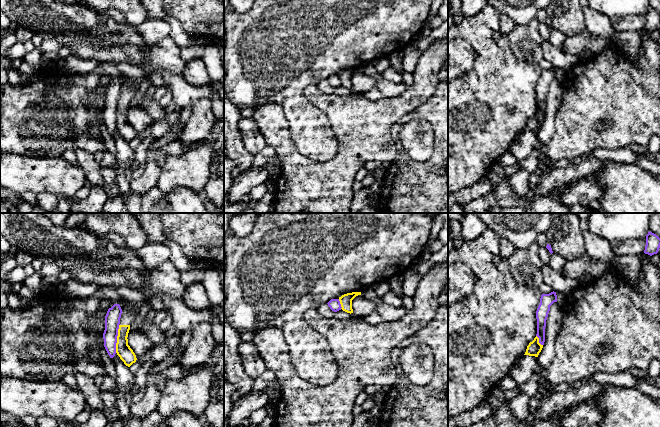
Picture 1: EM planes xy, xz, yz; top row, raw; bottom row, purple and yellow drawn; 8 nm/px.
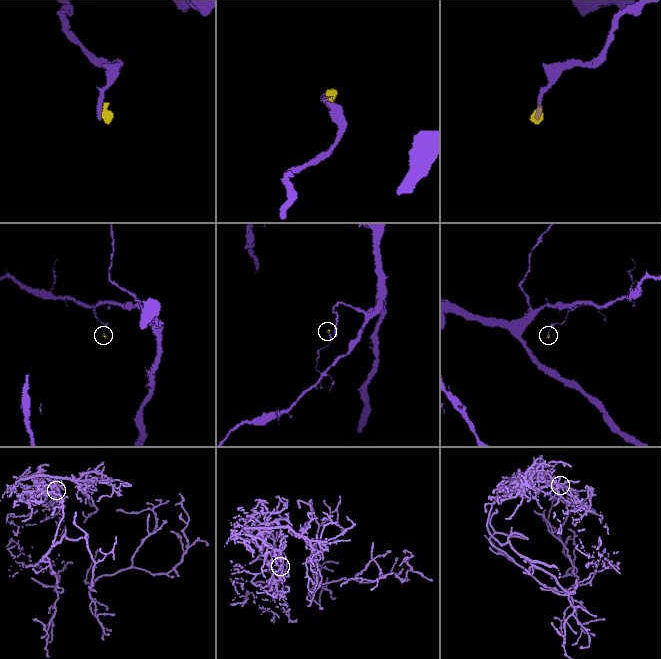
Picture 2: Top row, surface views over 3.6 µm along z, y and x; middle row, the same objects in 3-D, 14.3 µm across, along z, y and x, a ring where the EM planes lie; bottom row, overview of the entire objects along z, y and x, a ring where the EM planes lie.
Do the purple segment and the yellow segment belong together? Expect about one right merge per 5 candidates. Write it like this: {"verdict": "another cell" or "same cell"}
{"verdict": "another cell"}

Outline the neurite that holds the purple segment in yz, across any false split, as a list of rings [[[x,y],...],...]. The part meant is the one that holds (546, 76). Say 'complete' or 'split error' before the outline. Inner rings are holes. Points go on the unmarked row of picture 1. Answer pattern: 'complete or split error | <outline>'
complete | [[[551,68],[549,70],[542,70],[540,74],[540,80],[536,87],[536,95],[537,95],[537,110],[536,112],[539,114],[539,119],[544,121],[545,118],[545,103],[546,96],[548,93],[548,89],[550,87],[550,82],[557,78],[556,68]]]

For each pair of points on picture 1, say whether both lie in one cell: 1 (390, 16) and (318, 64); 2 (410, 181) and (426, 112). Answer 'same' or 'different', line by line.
1: same
2: same

